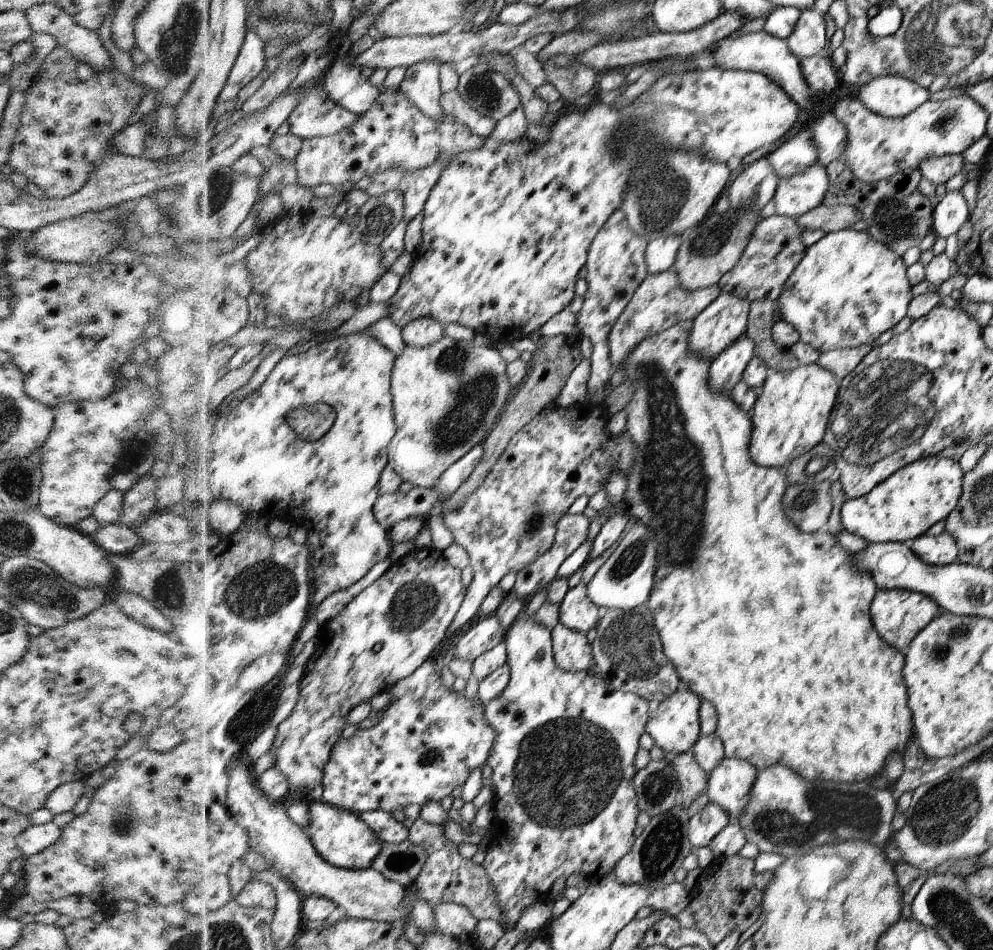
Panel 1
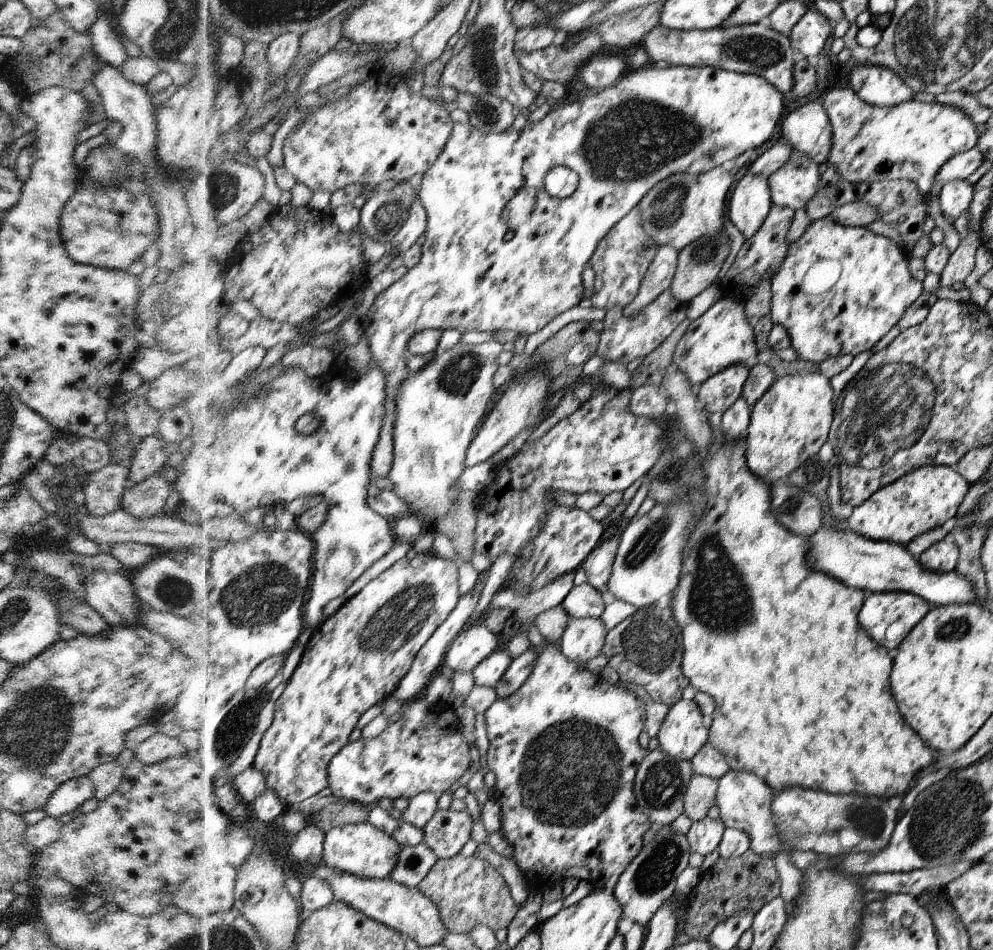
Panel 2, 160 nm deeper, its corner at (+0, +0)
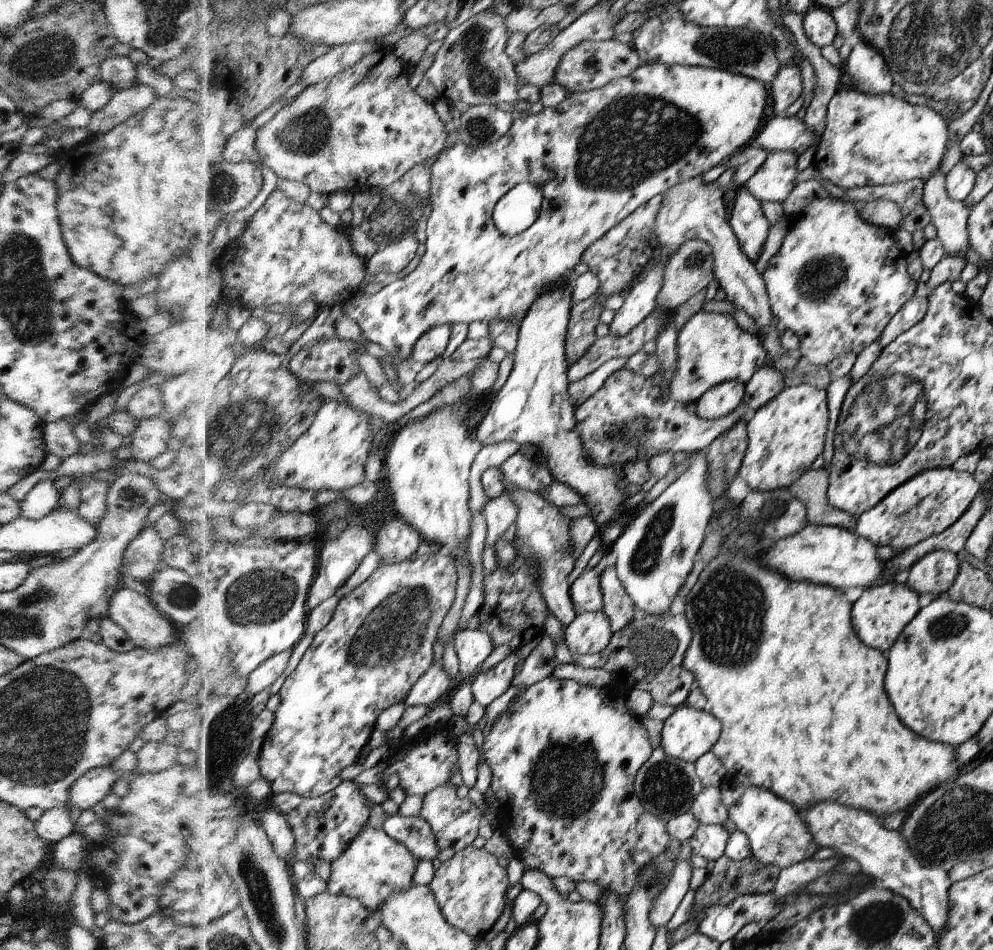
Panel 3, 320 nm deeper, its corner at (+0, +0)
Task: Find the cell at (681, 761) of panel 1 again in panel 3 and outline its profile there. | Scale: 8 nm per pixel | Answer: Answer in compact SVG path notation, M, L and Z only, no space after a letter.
M703 787L696 795L690 812L700 825L722 825L729 818L728 809L722 802L721 788Z

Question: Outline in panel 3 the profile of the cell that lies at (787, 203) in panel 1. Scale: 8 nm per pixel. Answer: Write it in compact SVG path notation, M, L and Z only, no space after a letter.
M774 151L770 153L764 166L740 188L752 192L762 203L781 203L795 188L794 179L798 173L798 155L795 151Z

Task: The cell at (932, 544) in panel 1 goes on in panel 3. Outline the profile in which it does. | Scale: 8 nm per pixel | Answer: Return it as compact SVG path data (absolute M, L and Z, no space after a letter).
M939 550L927 554L912 565L903 579L920 596L930 594L930 596L940 597L946 595L958 576L957 553Z

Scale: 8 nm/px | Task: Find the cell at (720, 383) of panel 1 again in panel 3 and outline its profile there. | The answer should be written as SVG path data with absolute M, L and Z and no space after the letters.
M739 380L723 382L722 385L716 385L707 390L698 401L696 414L704 420L716 420L725 417L743 404L745 395L745 384Z

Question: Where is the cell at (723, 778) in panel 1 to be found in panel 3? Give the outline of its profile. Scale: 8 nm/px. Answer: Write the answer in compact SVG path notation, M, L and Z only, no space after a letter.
M724 784L721 787L722 802L729 808L729 819L742 831L750 841L751 854L760 862L775 864L778 868L786 868L800 861L806 861L822 847L815 841L815 835L811 833L810 827L803 819L803 815L796 810L795 806L788 801L781 799L772 791L760 787L744 787L740 784Z

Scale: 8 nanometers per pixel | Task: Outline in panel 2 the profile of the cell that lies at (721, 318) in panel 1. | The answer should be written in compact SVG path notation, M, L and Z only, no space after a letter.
M732 298L718 299L700 318L691 321L671 353L673 366L680 369L696 388L729 366L742 363L750 370L760 363L759 348L753 328L746 318L744 304Z

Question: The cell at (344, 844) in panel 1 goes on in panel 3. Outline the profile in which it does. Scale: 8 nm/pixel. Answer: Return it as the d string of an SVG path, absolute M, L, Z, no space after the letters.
M370 826L348 847L348 850L333 862L333 875L329 890L335 895L342 893L363 900L372 911L380 911L386 901L396 892L416 887L415 876L421 860L406 843L392 838L388 831Z

